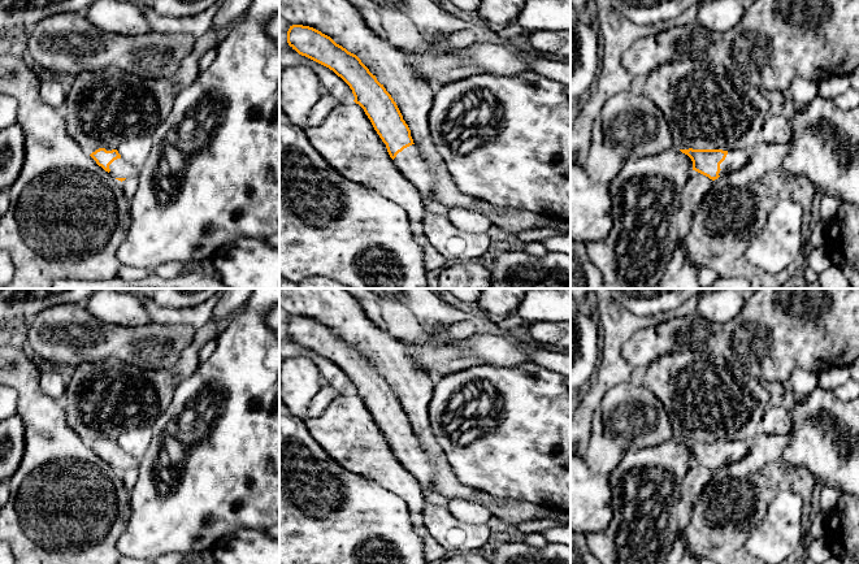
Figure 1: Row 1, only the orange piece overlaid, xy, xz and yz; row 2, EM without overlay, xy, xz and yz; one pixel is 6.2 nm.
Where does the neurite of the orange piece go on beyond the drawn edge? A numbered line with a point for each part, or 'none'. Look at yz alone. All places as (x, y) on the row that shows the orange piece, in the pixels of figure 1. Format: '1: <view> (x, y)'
1: yz (736, 159)

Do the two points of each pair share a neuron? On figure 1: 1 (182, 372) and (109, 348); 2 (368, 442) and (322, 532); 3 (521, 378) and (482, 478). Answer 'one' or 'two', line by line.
1: two
2: two
3: one

